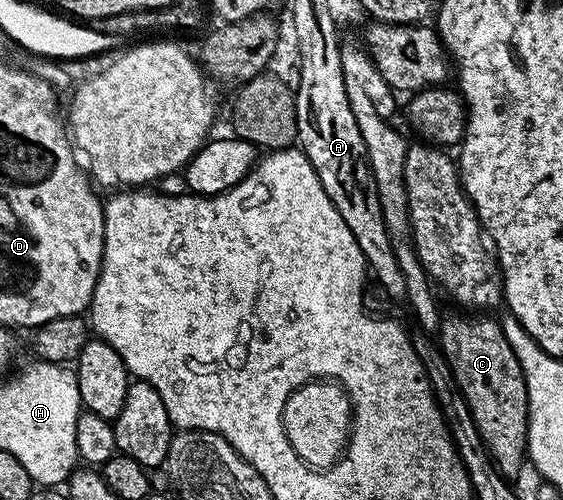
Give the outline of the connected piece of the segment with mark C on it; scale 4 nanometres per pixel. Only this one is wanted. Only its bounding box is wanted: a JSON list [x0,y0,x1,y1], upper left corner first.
[437,313,529,481]

